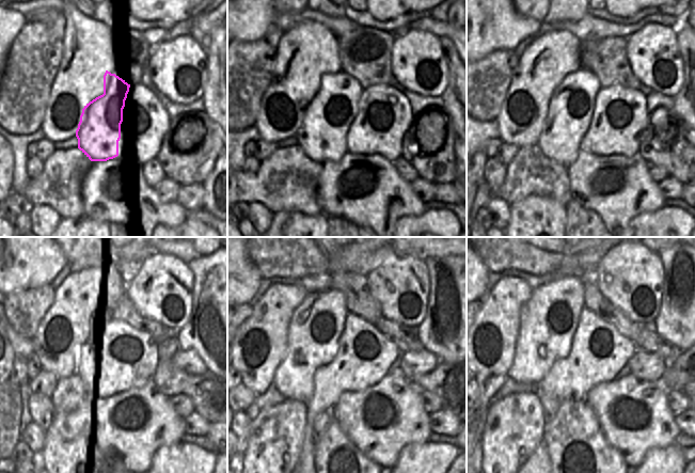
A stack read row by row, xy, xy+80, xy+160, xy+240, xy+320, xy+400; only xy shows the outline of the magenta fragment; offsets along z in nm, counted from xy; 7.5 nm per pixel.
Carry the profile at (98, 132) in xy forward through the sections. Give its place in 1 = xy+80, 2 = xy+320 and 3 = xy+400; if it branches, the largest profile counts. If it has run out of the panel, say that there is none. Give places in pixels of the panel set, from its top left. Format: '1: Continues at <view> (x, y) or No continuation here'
1: Continues at xy+80 (324, 137)
2: Continues at xy+320 (315, 327)
3: Continues at xy+400 (549, 321)

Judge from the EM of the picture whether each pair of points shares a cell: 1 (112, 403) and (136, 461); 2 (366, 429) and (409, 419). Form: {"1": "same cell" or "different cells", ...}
{"1": "same cell", "2": "same cell"}

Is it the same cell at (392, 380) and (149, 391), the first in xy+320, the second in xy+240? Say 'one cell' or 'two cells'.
one cell

